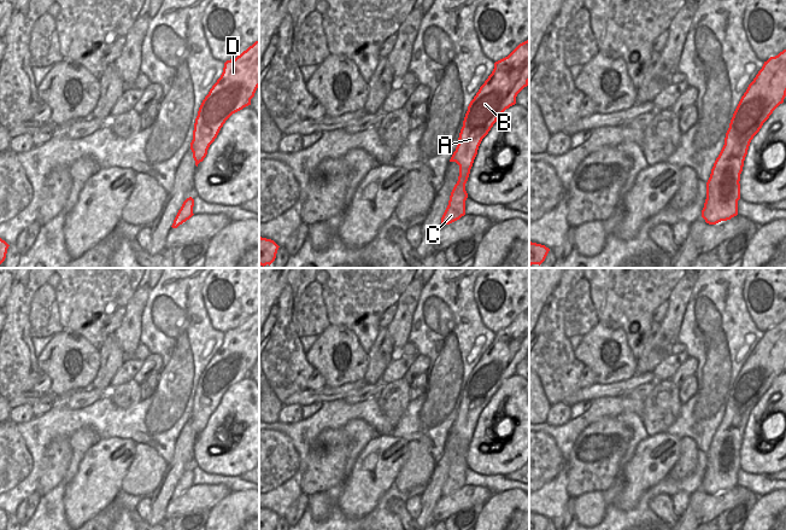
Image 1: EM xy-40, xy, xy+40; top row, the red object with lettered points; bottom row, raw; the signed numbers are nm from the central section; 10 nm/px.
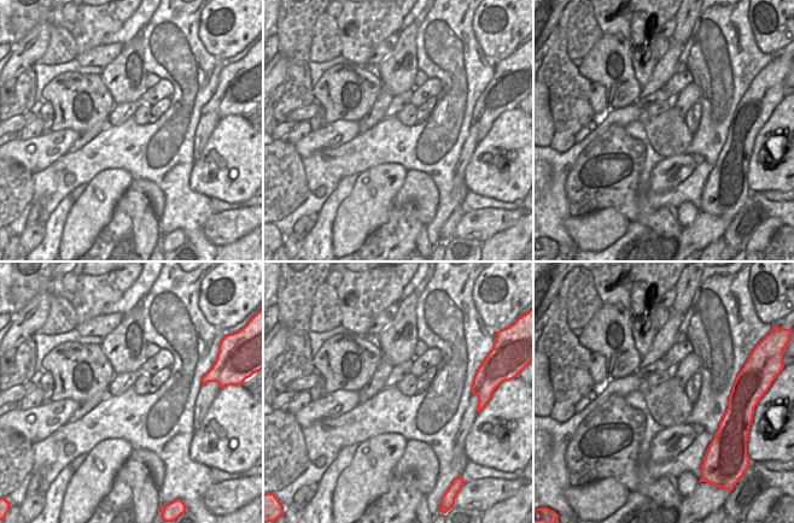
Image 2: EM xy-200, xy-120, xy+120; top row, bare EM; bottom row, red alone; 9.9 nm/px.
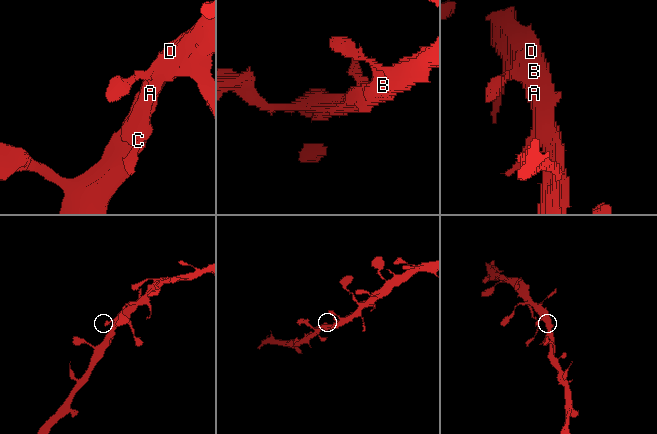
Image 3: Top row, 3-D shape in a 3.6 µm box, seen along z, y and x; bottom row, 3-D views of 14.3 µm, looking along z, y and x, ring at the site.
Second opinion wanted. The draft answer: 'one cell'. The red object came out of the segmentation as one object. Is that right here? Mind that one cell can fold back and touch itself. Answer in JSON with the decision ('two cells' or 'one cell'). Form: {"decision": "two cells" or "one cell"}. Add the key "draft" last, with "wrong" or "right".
{"decision": "one cell", "draft": "right"}

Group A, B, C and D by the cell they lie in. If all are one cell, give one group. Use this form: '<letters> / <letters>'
A B C D

